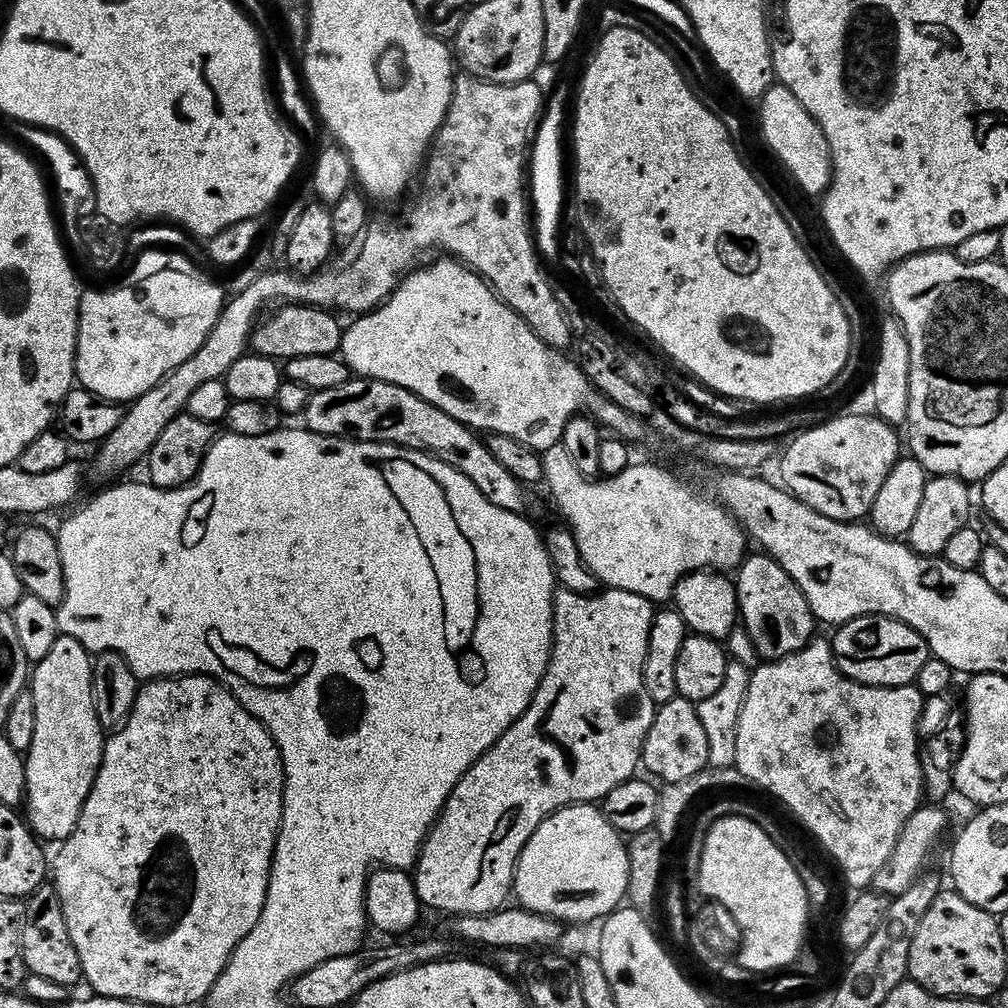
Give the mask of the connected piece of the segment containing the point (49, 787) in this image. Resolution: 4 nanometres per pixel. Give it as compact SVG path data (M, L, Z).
M59 635L50 646L46 658L35 661L30 672L30 691L33 696L34 732L24 757L24 799L23 811L26 823L41 841L63 840L74 830L78 814L82 814L82 802L94 786L98 766L102 762L102 750L106 739L105 729L101 727L91 698L91 676L93 657L74 638Z

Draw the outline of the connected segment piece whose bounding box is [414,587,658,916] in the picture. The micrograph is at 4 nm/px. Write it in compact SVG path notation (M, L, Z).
M562 587L555 589L552 597L552 653L548 656L548 665L538 682L535 694L532 695L528 709L472 763L466 774L462 774L462 778L446 798L440 815L432 821L432 827L424 837L423 844L420 845L420 857L414 865L414 879L416 893L425 909L437 908L438 911L448 912L447 914L452 916L481 916L487 912L500 911L505 907L507 900L504 899L512 892L512 879L516 873L520 851L526 846L530 834L534 834L537 826L550 813L557 812L560 808L571 804L600 802L614 786L633 778L637 771L635 768L638 768L642 760L644 739L650 730L650 722L654 722L654 714L658 707L650 698L650 694L646 694L646 686L642 682L642 666L646 662L646 646L653 615L653 601L630 590L605 587L603 590L590 592L587 596L580 596L574 590Z

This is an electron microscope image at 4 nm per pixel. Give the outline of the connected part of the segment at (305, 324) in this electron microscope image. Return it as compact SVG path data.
M295 302L281 303L272 310L273 312L268 317L265 315L252 329L250 348L253 353L283 362L302 354L331 356L339 349L342 324L336 321L337 313L335 311L315 308L313 304Z

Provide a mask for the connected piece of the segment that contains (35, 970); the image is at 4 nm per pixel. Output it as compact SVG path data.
M45 882L27 897L28 913L26 926L22 930L22 954L29 973L33 976L50 978L50 982L58 982L72 986L81 979L78 950L74 950L74 942L70 942L70 934L66 930L66 918L62 914L60 899L56 897L53 885Z

